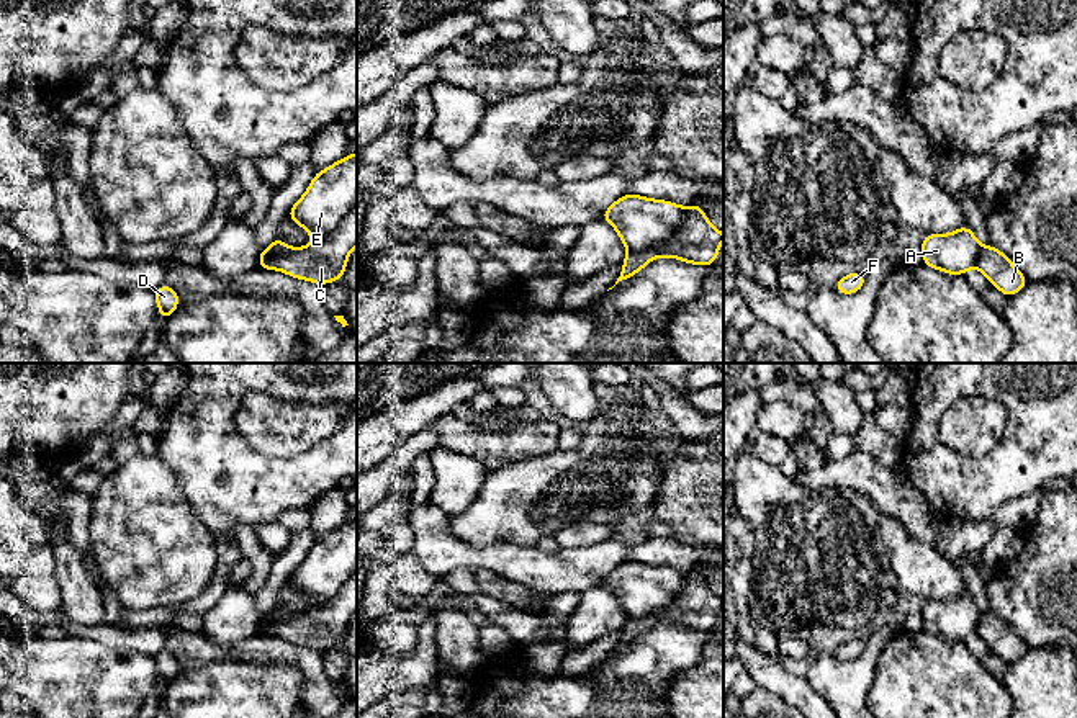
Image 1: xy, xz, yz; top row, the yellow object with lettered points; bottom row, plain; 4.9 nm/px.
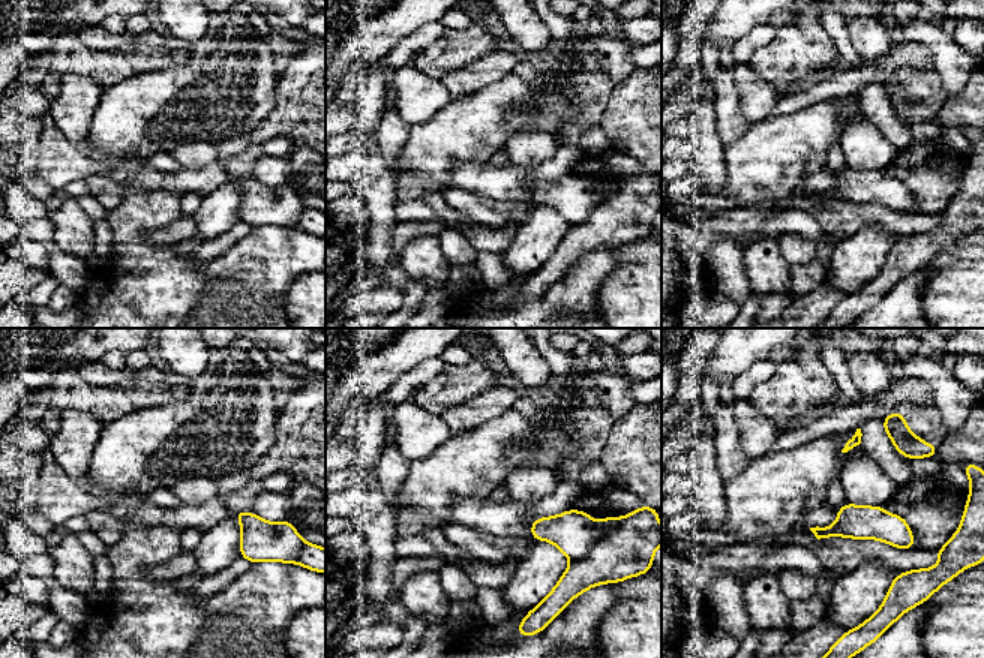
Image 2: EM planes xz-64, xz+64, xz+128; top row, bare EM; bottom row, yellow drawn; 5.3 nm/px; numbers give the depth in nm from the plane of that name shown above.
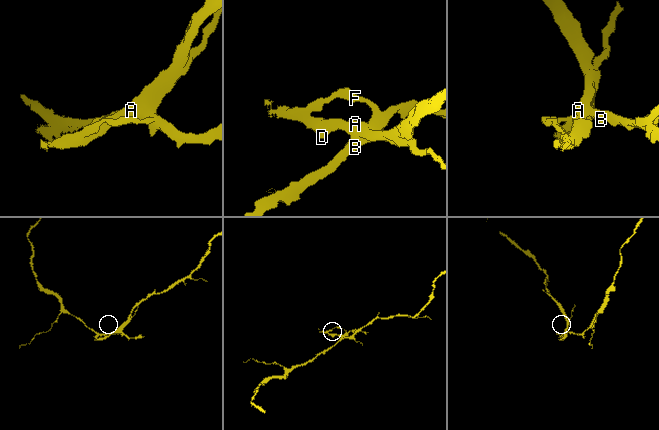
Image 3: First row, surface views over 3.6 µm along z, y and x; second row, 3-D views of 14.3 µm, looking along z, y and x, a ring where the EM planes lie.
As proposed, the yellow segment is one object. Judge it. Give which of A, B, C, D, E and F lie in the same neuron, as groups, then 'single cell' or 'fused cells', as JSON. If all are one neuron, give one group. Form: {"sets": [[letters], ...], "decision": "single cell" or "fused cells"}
{"sets": [["A", "D", "E"], ["B", "C", "F"]], "decision": "fused cells"}

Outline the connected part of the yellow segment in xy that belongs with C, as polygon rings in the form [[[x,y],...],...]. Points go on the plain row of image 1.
[[[357,568],[331,602],[300,615],[286,613],[282,618],[262,615],[257,633],[282,636],[290,643],[308,646],[321,653],[344,644],[347,625],[355,612]]]

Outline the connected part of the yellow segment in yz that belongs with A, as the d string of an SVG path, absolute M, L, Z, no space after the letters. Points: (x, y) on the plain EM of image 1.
M967 590L944 602L926 600L922 607L923 631L948 641L964 641L976 633L979 617L980 612Z

